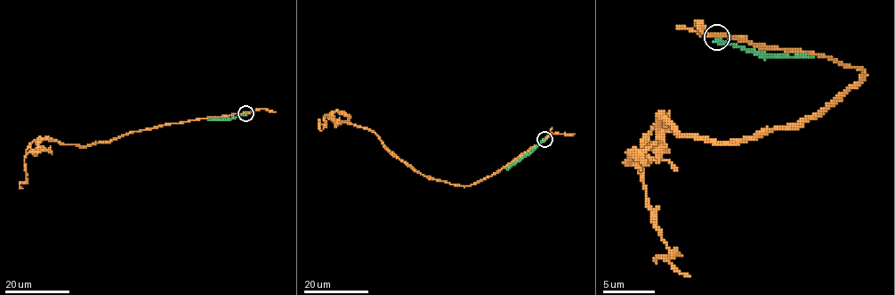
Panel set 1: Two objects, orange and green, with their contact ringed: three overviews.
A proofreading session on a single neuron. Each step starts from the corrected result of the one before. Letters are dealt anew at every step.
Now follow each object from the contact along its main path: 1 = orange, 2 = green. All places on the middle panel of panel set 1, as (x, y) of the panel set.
1: (544, 139), (489, 176), (455, 185), (415, 171), (371, 130), (324, 117), (322, 131)
2: (544, 139), (506, 170)

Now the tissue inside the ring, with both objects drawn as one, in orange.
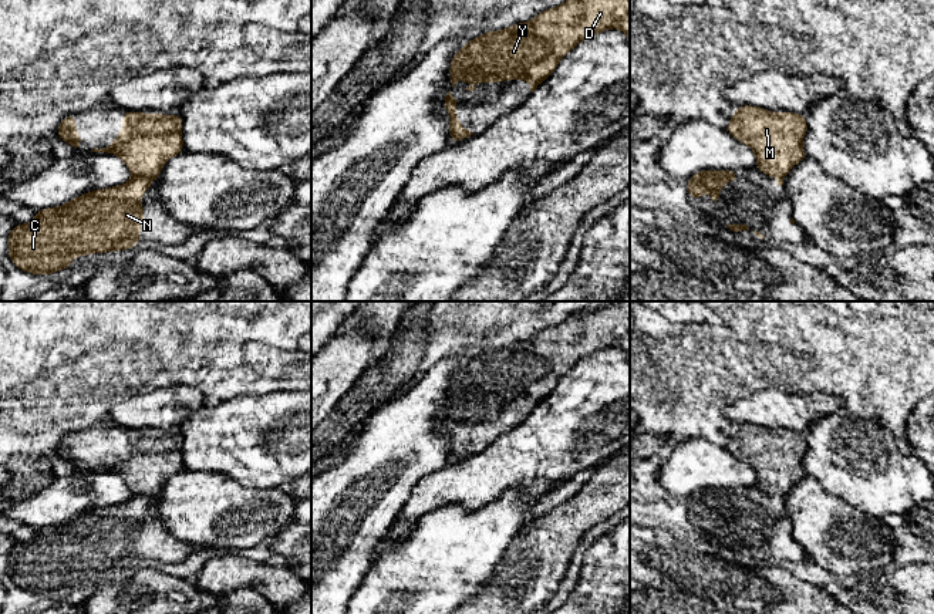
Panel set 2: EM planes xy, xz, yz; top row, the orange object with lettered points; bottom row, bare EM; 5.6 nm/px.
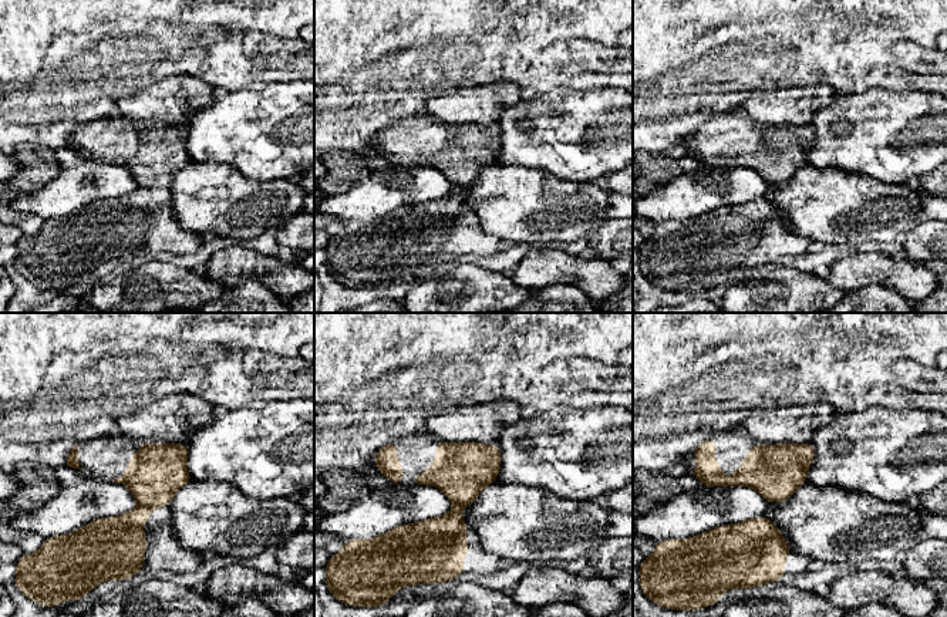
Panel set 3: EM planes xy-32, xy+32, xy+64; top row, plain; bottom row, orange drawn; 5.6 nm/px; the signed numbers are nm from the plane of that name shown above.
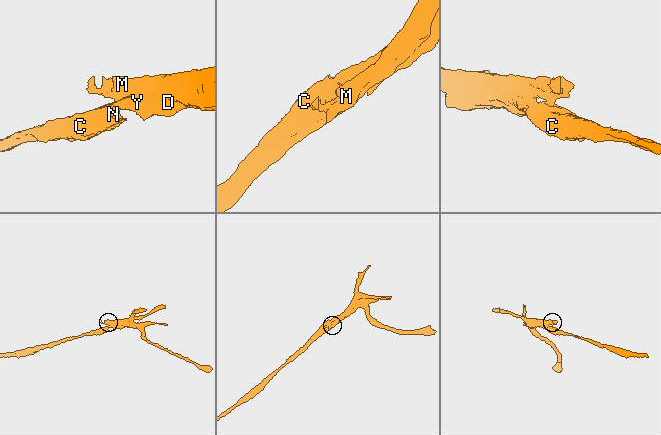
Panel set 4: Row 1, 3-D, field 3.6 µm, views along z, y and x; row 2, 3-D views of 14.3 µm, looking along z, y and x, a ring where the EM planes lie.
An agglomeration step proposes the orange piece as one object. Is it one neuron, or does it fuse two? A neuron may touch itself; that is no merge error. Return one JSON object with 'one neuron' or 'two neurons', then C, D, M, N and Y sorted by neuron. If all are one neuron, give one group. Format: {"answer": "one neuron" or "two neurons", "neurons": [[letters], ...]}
{"answer": "two neurons", "neurons": [["C", "D", "N", "Y"], ["M"]]}

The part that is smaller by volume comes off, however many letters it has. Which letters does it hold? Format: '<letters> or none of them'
M

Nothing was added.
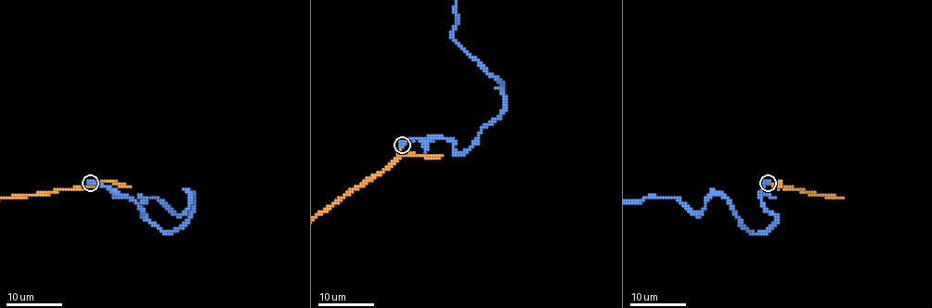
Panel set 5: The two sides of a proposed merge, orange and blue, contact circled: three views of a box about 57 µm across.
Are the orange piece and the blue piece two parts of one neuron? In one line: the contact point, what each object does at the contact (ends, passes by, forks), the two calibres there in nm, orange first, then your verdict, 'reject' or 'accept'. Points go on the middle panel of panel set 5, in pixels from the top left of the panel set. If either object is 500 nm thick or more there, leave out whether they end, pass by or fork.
place (402, 145); calibres 300 and 550 nm; accept

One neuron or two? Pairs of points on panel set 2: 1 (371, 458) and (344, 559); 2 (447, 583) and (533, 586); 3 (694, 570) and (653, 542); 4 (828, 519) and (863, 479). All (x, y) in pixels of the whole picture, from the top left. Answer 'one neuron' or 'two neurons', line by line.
1: one neuron
2: two neurons
3: one neuron
4: two neurons

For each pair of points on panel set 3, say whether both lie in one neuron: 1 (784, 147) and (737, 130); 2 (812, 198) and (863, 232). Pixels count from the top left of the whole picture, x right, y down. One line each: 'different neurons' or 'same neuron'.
1: same neuron
2: same neuron

